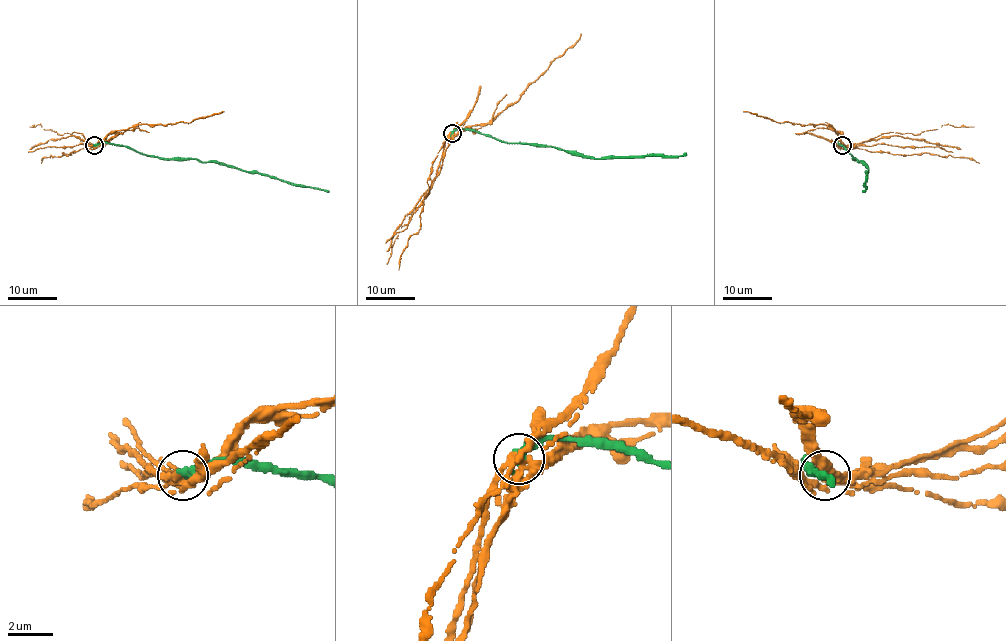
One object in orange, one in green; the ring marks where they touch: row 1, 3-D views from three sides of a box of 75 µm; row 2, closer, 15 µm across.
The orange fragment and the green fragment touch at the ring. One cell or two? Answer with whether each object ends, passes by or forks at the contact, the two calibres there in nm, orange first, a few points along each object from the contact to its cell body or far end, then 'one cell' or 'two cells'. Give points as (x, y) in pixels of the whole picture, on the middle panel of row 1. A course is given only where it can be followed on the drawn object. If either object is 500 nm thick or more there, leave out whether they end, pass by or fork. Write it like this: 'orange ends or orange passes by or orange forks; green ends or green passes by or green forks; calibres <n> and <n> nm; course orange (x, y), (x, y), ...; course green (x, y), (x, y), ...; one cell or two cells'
orange forks; green ends; calibres 360 and 420 nm; course orange (451, 132), (458, 134), (472, 125), (489, 124), (581, 33); course green (451, 132), (458, 129), (472, 129), (507, 142), (554, 146), (595, 158), (687, 155); two cells

